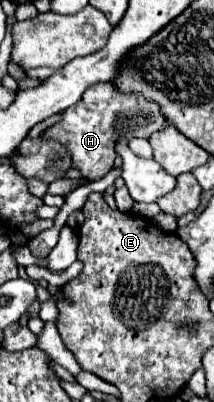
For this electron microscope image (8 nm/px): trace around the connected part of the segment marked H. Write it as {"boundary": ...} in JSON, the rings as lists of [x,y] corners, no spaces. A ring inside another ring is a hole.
{"boundary":[[[112,82],[92,84],[82,100],[62,112],[62,120],[48,128],[46,134],[52,140],[62,142],[74,160],[74,168],[82,172],[86,180],[100,180],[114,164],[116,142],[124,138],[150,138],[150,134],[162,130],[166,118],[156,102],[142,98],[140,94],[122,94]]]}

